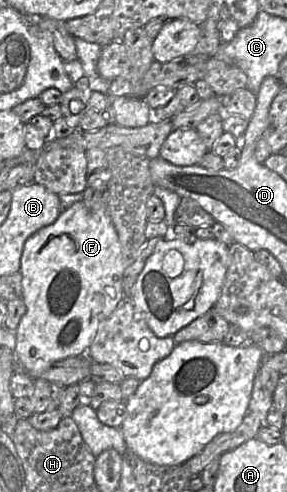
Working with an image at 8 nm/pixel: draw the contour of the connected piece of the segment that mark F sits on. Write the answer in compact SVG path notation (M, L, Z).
M83 200L75 202L63 209L54 223L30 236L24 244L19 270L25 313L16 329L18 371L25 371L35 379L57 361L86 354L97 335L99 324L124 299L124 271L121 244L104 202L98 210L90 210Z

